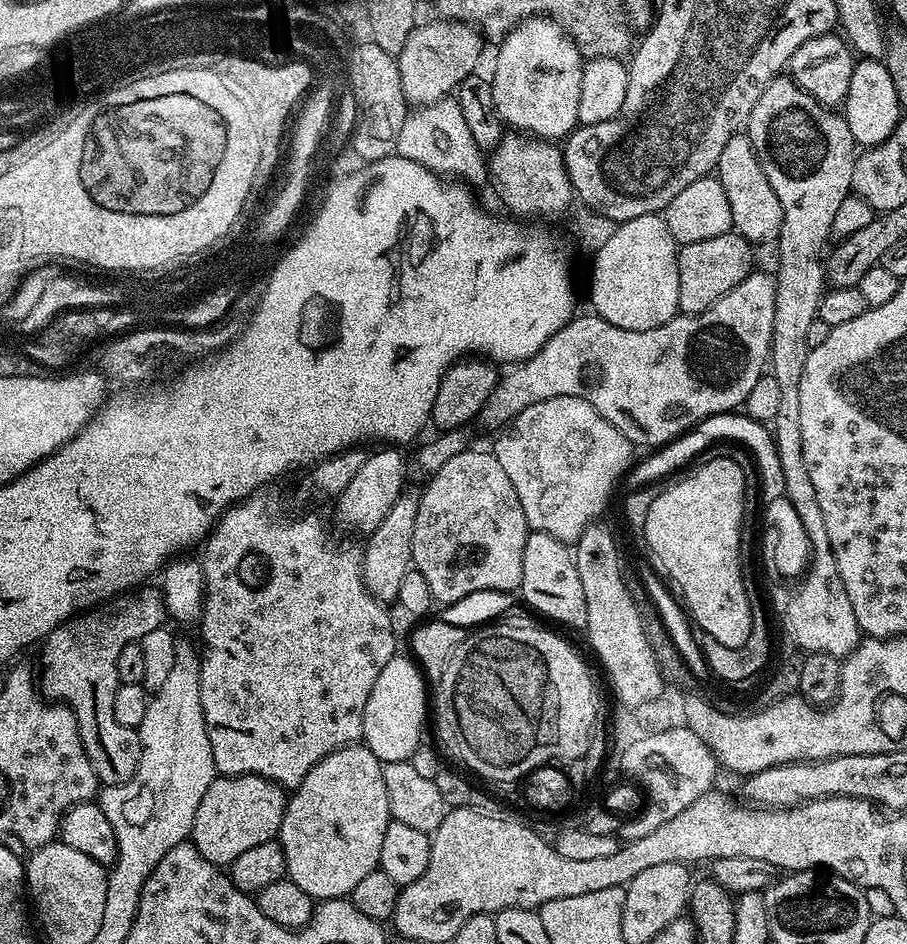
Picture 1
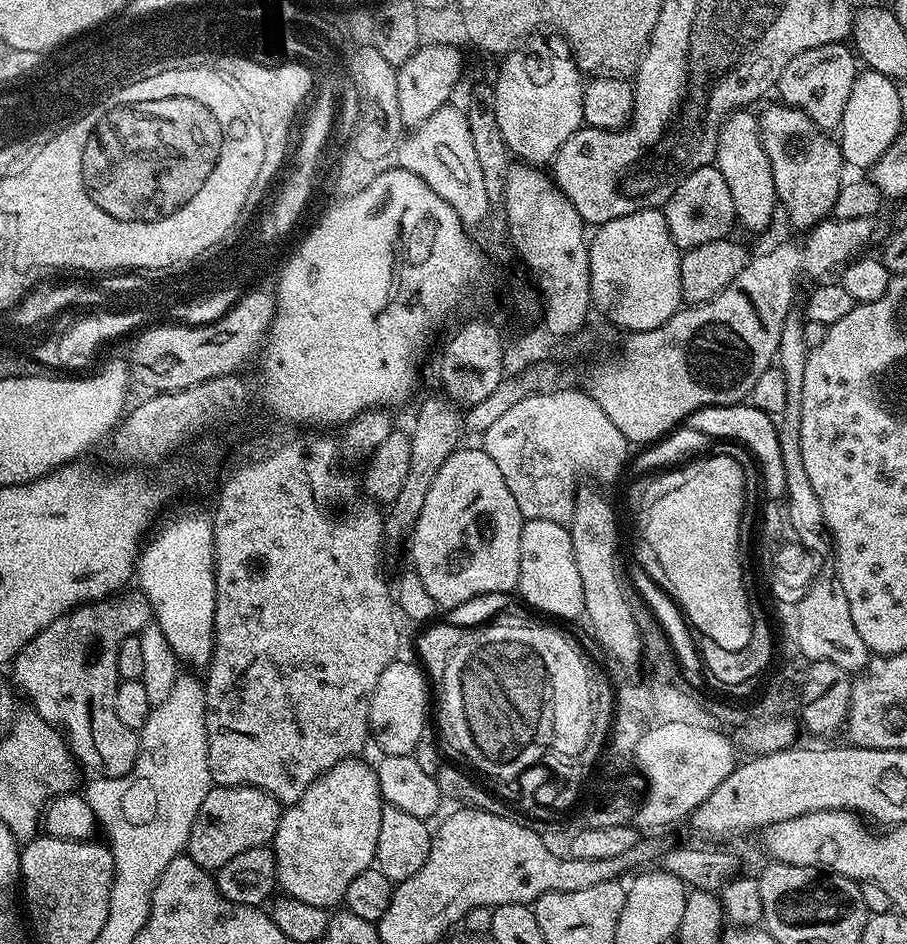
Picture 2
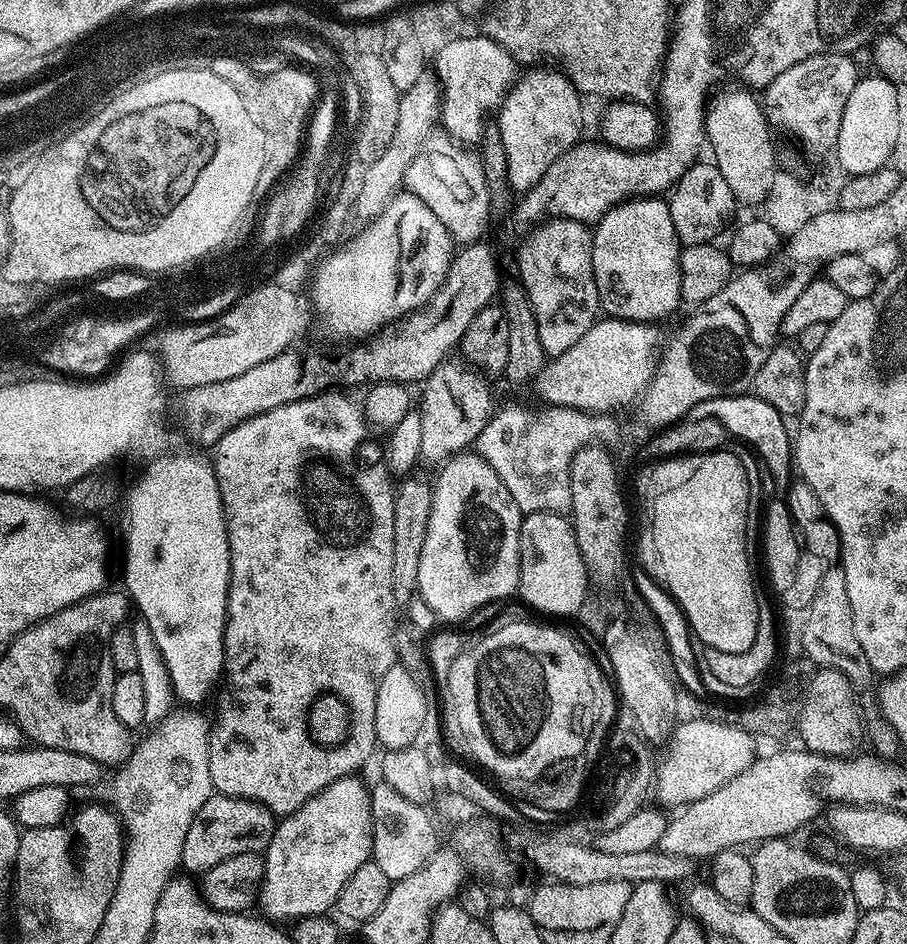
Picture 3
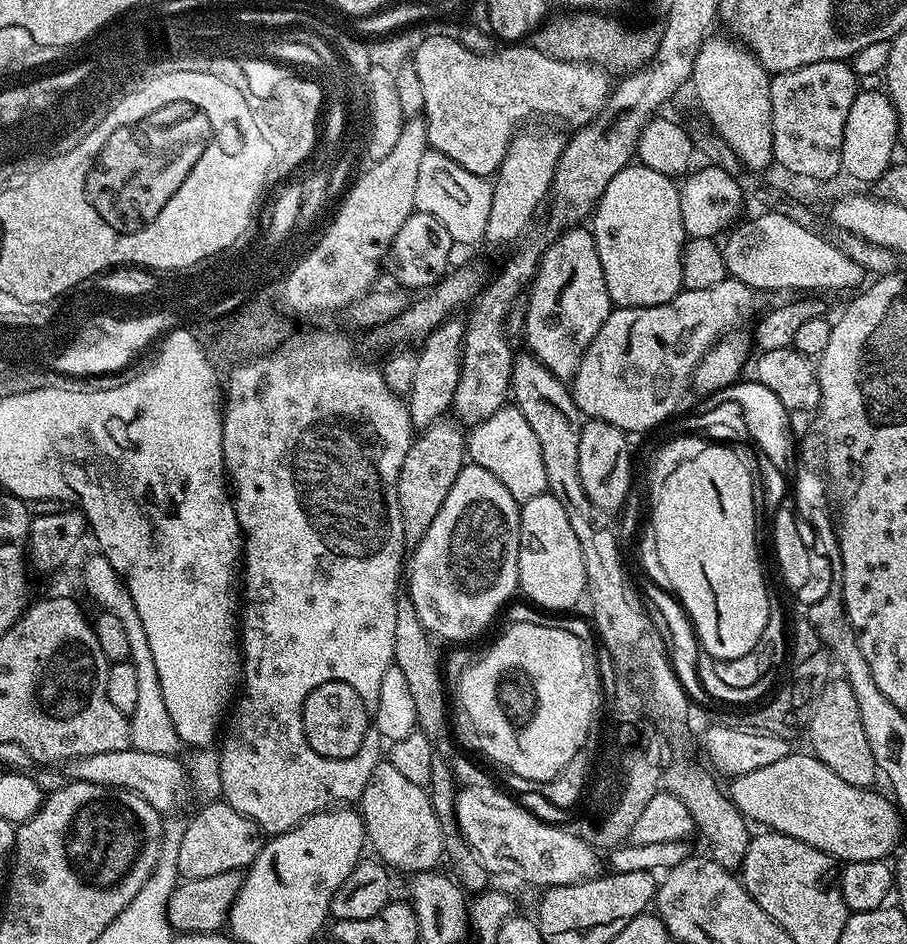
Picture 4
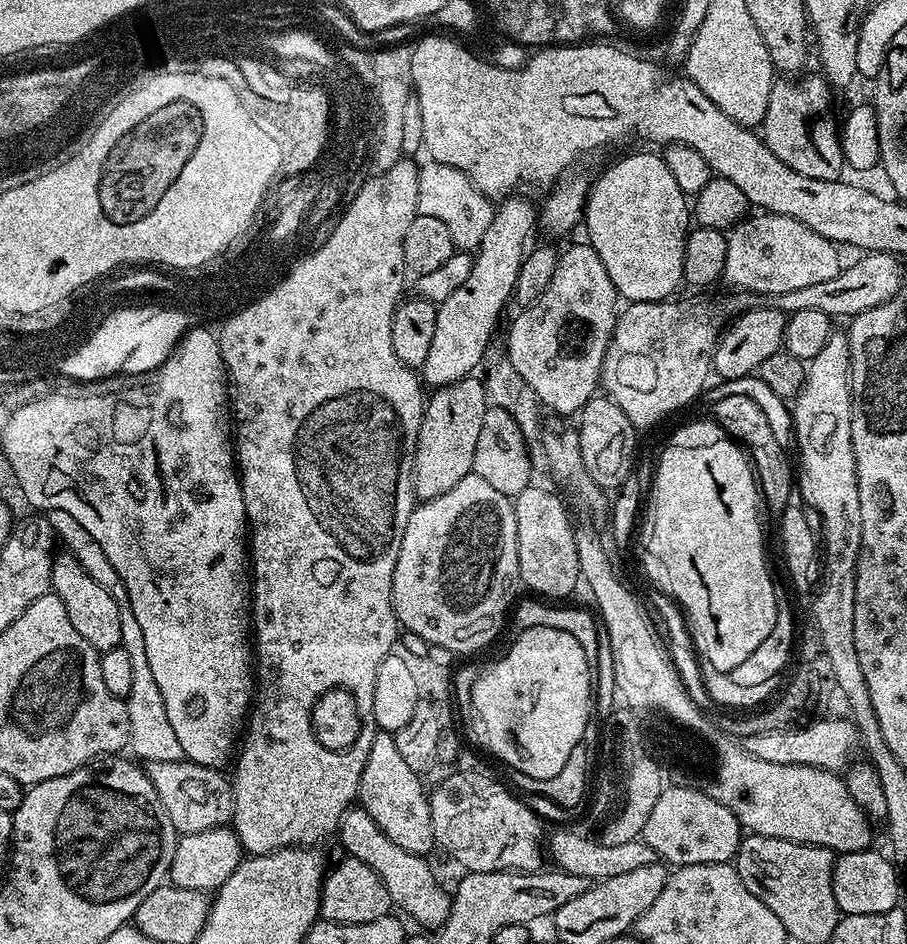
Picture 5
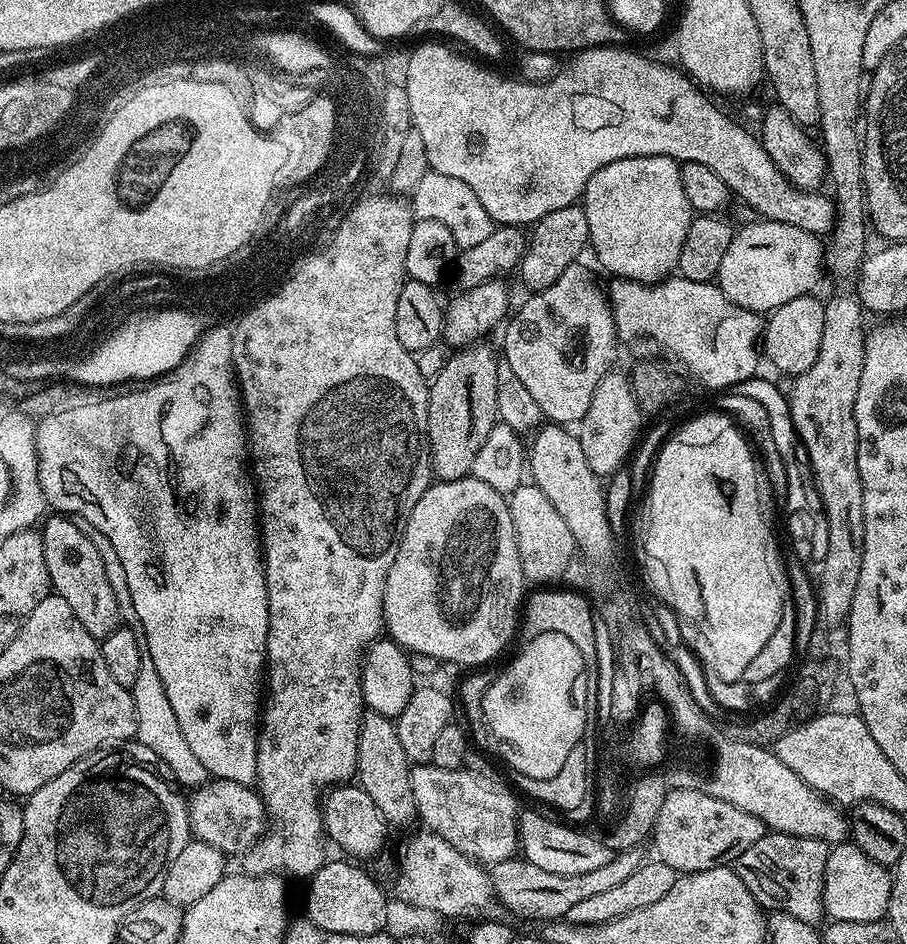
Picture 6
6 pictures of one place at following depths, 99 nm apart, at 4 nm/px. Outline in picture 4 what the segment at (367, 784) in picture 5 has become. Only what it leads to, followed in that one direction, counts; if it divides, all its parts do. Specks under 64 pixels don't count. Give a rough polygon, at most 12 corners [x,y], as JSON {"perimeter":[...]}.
{"perimeter":[[374,766],[358,801],[389,869],[430,872],[445,855],[427,791]]}

